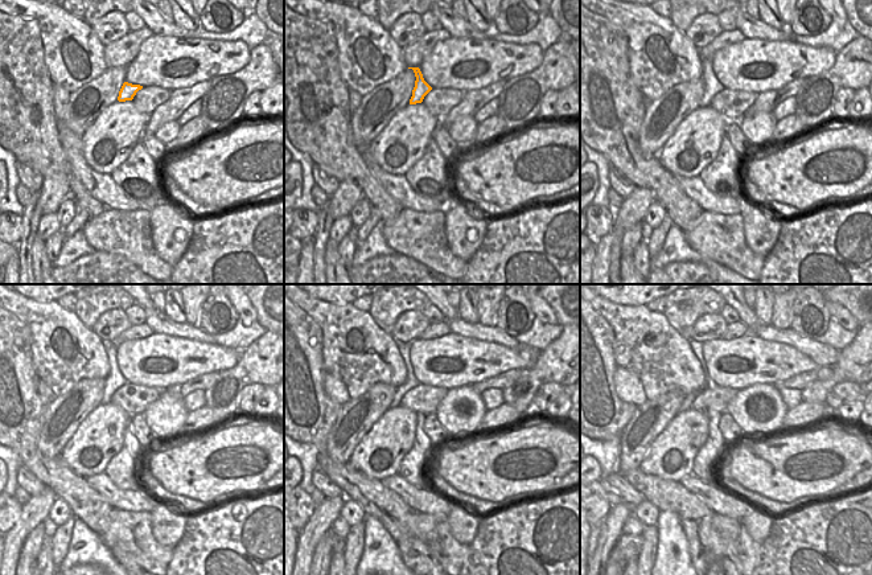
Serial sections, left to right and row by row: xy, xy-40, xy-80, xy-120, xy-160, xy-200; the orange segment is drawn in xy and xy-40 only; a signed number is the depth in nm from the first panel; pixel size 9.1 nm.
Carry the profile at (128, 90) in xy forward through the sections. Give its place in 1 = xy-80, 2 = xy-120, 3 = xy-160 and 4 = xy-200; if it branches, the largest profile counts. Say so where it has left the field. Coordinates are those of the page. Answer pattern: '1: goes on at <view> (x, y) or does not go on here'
1: goes on at xy-80 (711, 86)
2: goes on at xy-120 (115, 380)
3: goes on at xy-160 (411, 382)
4: goes on at xy-200 (686, 405)

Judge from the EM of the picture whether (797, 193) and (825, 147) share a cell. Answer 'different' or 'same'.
same

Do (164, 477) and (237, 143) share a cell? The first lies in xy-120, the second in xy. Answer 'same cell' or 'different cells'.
same cell

